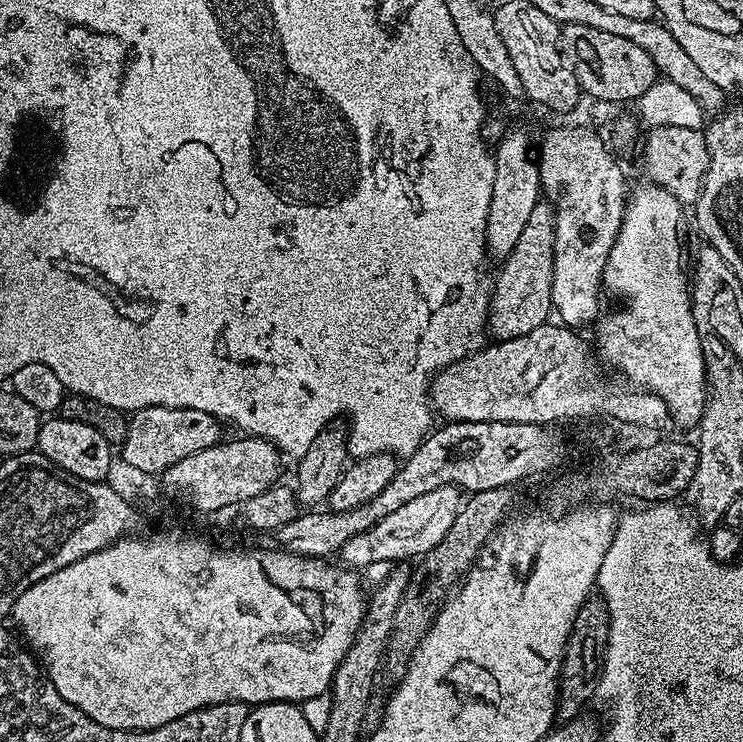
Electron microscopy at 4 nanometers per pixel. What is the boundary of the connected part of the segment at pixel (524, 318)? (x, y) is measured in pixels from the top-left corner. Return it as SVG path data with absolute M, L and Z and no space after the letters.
M541 202L534 206L530 219L522 229L514 250L503 257L500 273L494 276L494 285L488 301L487 335L493 341L509 340L522 334L530 334L538 326L549 323L553 315L550 286L554 282L554 226L556 212L551 204Z

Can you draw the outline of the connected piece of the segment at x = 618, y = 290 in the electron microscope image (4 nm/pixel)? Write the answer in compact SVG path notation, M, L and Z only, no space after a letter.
M648 182L645 188L631 189L628 198L628 207L624 210L622 218L622 226L618 230L618 238L614 242L614 246L608 255L608 261L604 267L604 283L603 287L608 288L616 296L624 299L625 308L617 314L616 320L612 316L601 315L599 317L600 325L596 328L596 344L594 340L594 348L598 353L599 359L603 361L609 369L617 368L619 375L623 377L627 383L633 386L643 386L647 391L653 392L662 398L662 402L666 402L668 407L668 415L673 421L677 420L680 424L699 425L700 415L704 413L704 402L706 399L706 383L704 384L704 352L700 349L700 332L696 329L696 320L692 317L692 304L688 301L688 280L684 277L684 264L680 261L680 211L682 205L679 200L674 199L666 189L657 186L655 183Z

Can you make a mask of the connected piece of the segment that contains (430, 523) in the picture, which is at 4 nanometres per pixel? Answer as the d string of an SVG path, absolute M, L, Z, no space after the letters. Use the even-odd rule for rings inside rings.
M455 484L430 490L430 494L422 494L419 498L406 502L406 506L394 510L394 514L386 514L386 518L382 518L382 522L370 530L354 534L354 538L350 538L350 542L340 548L339 559L349 568L361 570L360 568L368 568L371 564L387 565L389 562L404 562L425 556L434 550L434 546L438 546L438 542L442 542L442 538L446 538L446 530L454 526L454 518L460 512L461 503L462 492ZM410 556L412 557L408 558Z

